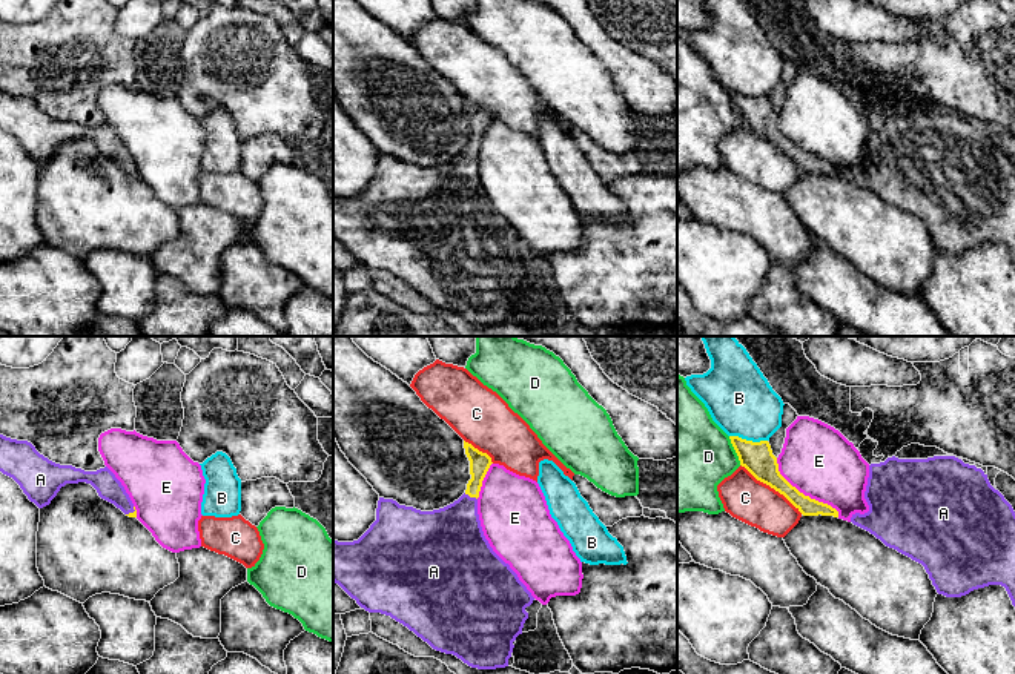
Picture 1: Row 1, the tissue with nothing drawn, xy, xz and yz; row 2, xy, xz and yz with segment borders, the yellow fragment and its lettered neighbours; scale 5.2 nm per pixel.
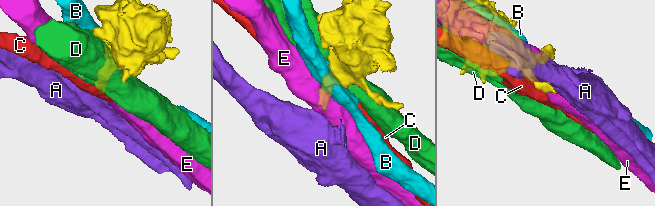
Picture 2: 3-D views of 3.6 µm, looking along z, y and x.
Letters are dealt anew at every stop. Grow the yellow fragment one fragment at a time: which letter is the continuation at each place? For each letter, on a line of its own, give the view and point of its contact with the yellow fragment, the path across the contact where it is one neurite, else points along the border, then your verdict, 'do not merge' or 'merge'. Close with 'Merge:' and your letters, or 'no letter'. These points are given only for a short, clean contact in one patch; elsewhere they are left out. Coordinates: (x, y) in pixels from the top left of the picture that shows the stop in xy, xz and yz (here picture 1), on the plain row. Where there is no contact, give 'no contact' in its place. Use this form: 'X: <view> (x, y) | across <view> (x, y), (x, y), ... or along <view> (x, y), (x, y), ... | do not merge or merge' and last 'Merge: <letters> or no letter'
A: xz (470, 152) | across xz (479, 118), (470, 152), (450, 195) | merge
B: yz (748, 97) | do not merge
C: yz (771, 143) | do not merge
D: yz (734, 105) | do not merge
E: yz (802, 149) | do not merge
Merge: A

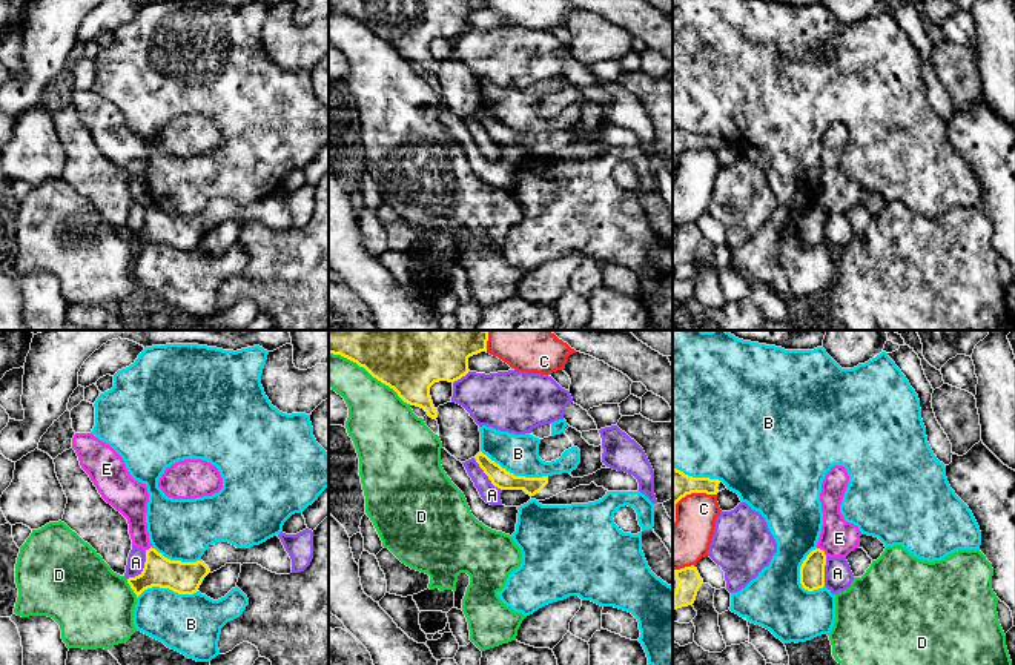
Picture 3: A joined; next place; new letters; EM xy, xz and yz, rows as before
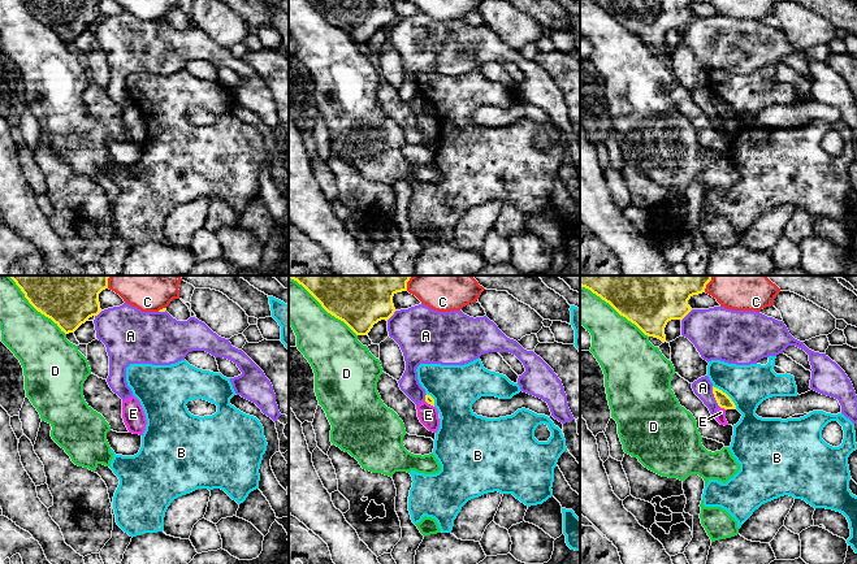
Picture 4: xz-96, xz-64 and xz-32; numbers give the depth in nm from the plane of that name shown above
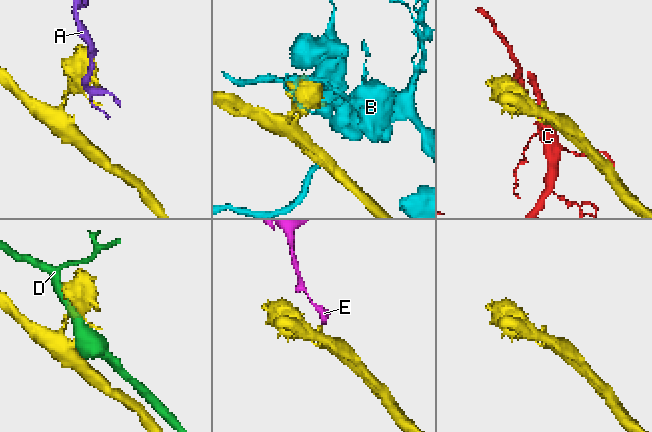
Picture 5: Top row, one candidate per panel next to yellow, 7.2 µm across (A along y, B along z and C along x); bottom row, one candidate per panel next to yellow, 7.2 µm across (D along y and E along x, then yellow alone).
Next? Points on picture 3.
A: xy (143, 224) | do not merge
B: xz (513, 131) | do not merge
C: yz (685, 151) | do not merge
D: xz (370, 29) | do not merge
E: yz (822, 206) | along yz (817, 203), (826, 211) | do not merge
Merge: no letter

